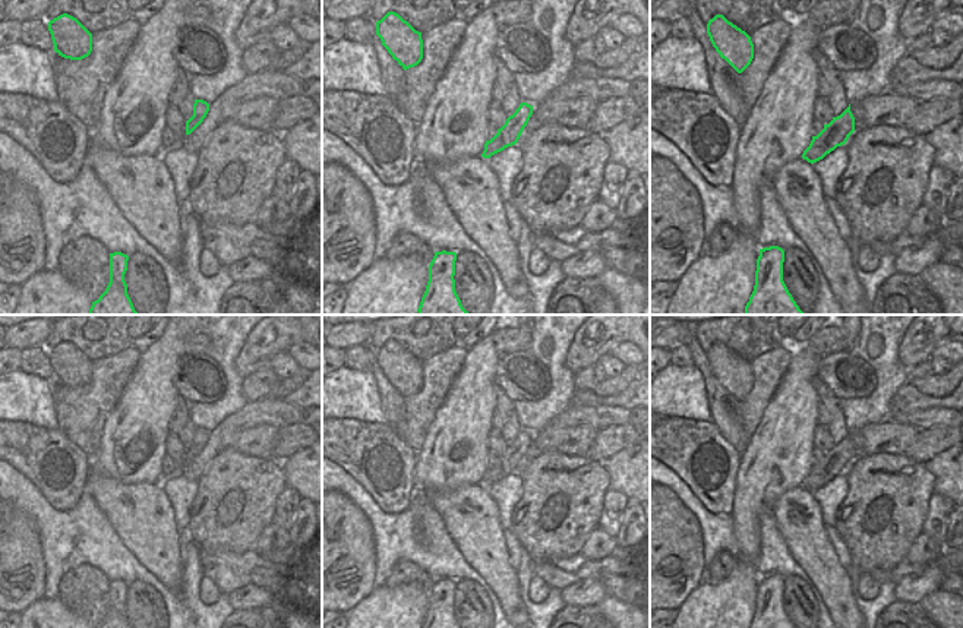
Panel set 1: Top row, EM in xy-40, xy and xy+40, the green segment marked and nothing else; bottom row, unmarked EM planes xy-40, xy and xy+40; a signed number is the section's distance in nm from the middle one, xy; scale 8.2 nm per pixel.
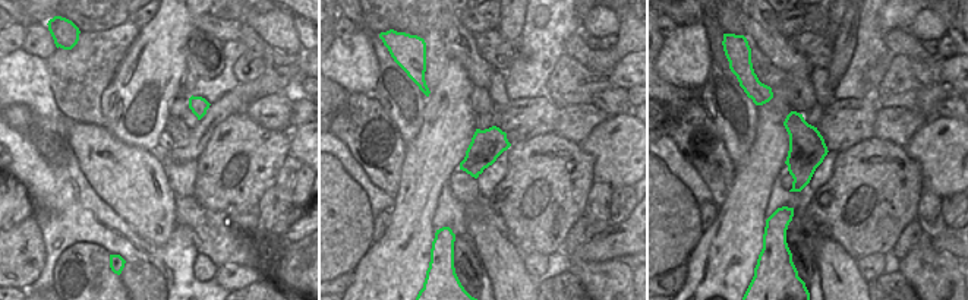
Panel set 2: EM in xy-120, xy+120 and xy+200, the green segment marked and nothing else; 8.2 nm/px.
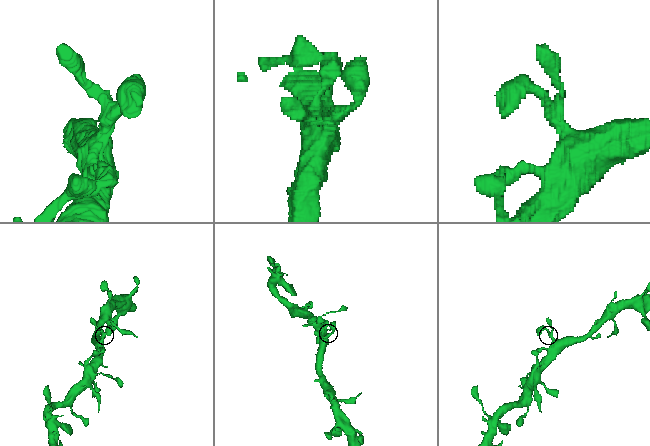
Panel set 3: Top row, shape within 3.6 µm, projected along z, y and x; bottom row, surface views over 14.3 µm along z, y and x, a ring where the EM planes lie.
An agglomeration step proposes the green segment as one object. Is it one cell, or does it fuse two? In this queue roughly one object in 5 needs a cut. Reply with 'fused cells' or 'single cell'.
single cell

